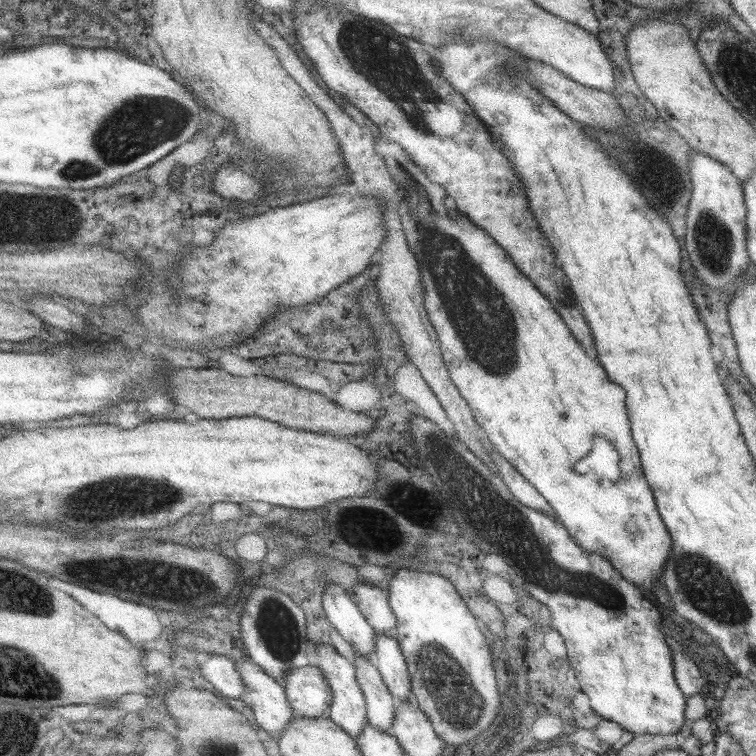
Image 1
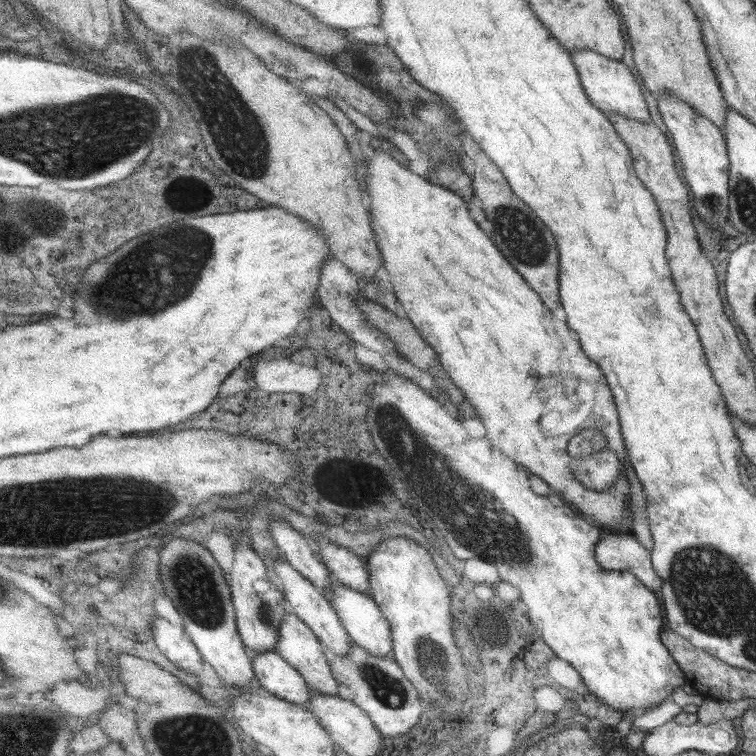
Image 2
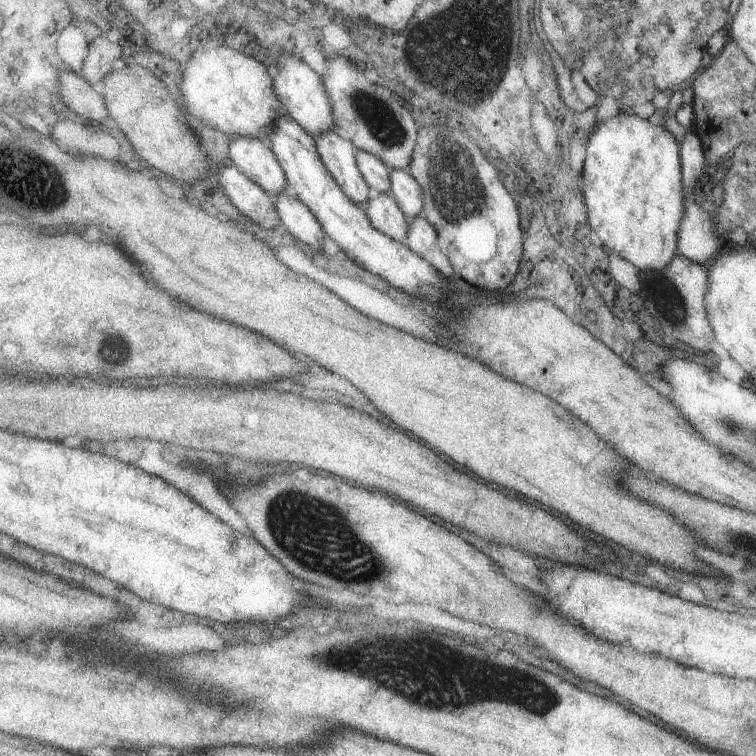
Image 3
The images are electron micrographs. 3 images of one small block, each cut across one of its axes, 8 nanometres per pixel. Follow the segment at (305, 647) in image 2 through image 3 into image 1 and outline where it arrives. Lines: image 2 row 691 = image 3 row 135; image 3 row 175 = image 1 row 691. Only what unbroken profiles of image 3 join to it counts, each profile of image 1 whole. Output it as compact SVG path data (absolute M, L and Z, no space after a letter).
M321 643L317 646L317 650L319 661L317 667L323 670L325 678L329 680L329 684L333 688L333 696L335 696L330 708L330 718L339 724L343 730L353 735L353 738L359 739L359 735L365 731L365 725L369 723L369 710L365 692L357 680L357 666L351 660L347 660L345 656L341 656L333 645Z

